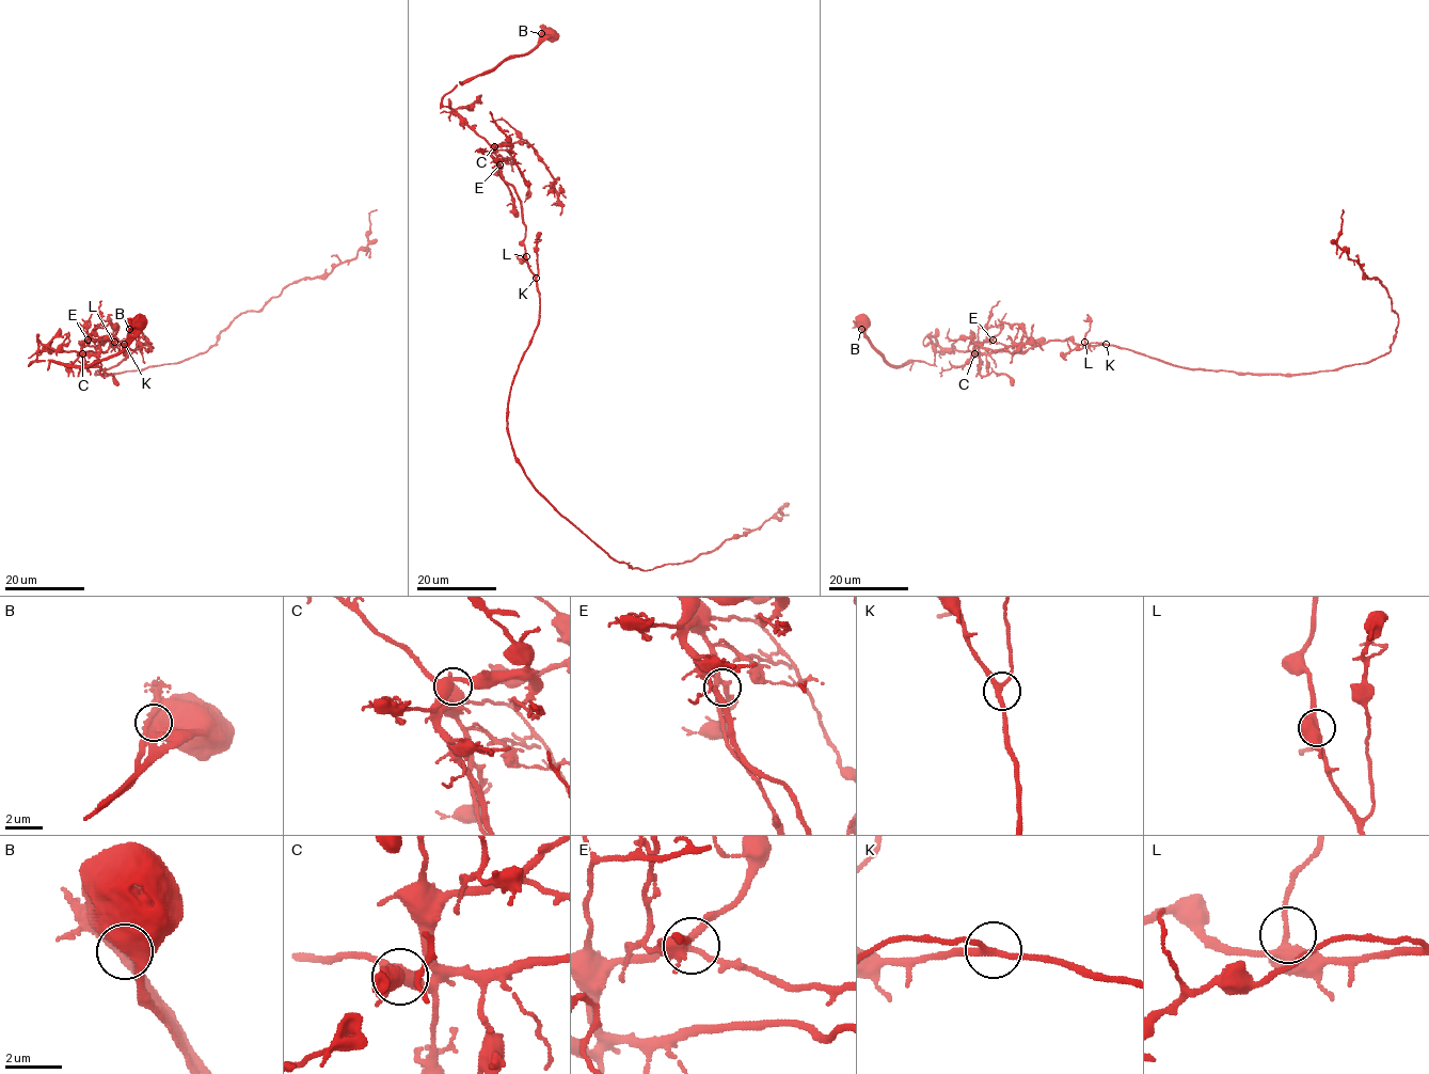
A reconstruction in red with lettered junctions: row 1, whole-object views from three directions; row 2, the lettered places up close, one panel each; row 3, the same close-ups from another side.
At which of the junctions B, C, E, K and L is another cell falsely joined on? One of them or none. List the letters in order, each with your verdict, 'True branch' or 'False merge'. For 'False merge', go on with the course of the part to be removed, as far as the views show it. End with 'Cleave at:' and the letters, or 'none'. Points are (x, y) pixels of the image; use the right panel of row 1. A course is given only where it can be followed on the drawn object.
B: False merge. Course of the part to remove: (862, 329), (885, 361), (893, 367), (902, 367), (910, 361), (909, 369)
C: True branch
E: True branch
K: True branch
L: True branch
Cleave at: B

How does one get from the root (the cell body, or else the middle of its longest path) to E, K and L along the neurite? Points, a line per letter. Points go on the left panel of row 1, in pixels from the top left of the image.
E: (138, 322), (113, 356), (84, 366), (29, 364), (37, 334), (46, 348), (78, 353), (88, 340)
K: (138, 322), (113, 356), (29, 364), (37, 334), (46, 348), (78, 353), (124, 344)
L: (138, 322), (113, 356), (84, 366), (29, 364), (37, 334), (46, 348), (78, 353), (104, 352), (114, 342)

